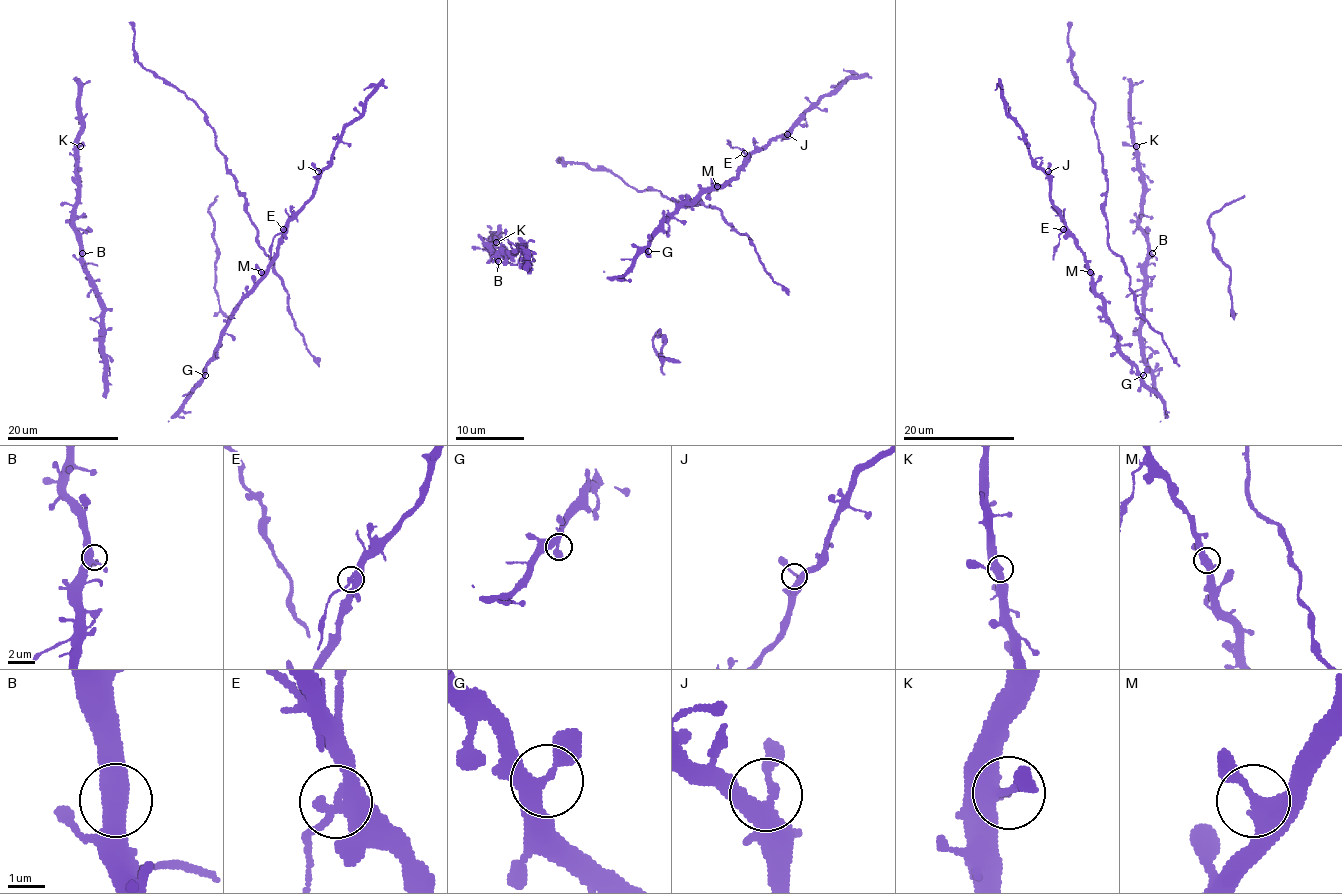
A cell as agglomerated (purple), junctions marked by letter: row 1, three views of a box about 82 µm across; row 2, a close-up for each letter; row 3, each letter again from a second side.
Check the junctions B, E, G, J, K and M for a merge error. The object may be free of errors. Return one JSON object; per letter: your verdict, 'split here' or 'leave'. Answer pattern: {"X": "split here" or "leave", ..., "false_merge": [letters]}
{"B": "leave", "E": "split here", "G": "leave", "J": "leave", "K": "leave", "M": "leave", "false_merge": ["E"]}

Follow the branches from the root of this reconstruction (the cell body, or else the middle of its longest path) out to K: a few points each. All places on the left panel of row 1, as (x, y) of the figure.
K: (82, 253), (82, 234), (73, 225), (77, 148), (80, 146)

